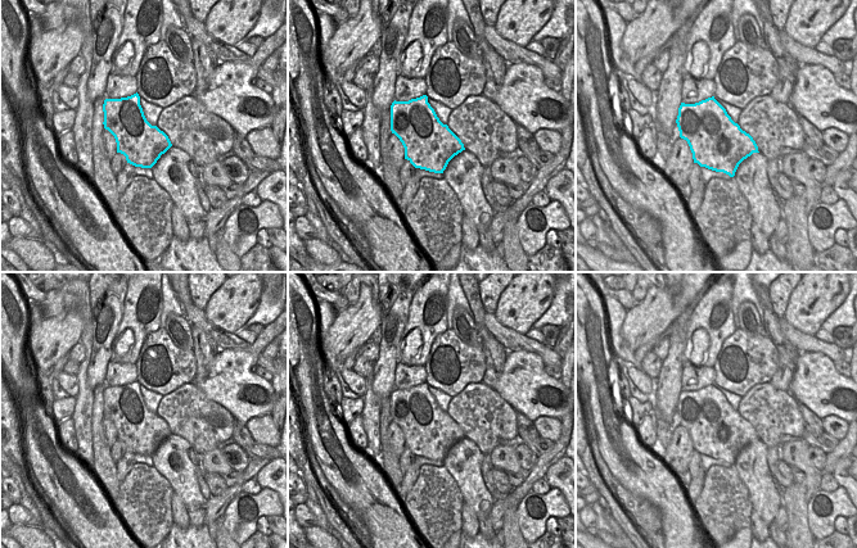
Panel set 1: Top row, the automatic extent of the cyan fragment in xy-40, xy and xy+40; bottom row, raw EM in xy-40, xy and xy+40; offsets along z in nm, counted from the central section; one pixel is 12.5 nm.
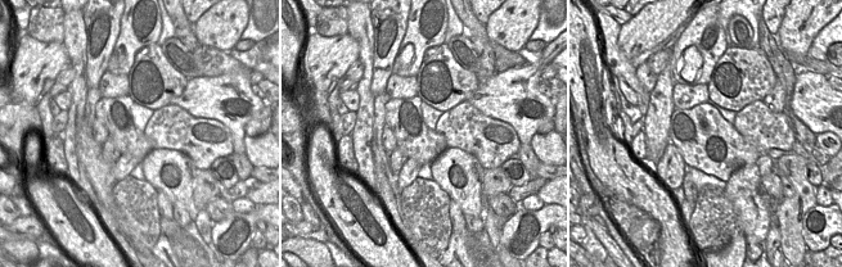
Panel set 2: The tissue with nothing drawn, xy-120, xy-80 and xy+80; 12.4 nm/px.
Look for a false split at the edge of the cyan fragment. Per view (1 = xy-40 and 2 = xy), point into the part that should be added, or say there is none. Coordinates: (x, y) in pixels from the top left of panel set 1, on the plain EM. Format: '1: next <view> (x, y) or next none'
1: next none
2: next none

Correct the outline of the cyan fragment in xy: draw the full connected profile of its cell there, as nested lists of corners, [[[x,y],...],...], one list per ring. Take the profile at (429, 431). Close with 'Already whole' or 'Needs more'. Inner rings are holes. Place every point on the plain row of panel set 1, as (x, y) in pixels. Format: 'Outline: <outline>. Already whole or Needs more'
Outline: [[[423,382],[391,393],[391,418],[405,435],[405,447],[415,456],[443,461],[448,449],[465,438],[461,427],[443,412]]]. Already whole

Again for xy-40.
Outline: [[[137,380],[121,386],[105,386],[103,399],[104,416],[114,424],[117,440],[123,441],[127,450],[152,456],[172,434],[168,424],[146,408]]]. Already whole

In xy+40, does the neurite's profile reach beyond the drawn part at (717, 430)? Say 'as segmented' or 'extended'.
as segmented

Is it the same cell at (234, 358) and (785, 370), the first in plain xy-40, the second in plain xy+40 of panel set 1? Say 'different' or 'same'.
different

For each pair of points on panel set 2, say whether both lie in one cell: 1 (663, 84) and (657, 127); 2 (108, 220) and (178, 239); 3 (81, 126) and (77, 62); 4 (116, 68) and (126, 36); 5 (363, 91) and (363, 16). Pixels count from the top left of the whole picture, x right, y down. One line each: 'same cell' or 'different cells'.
1: same cell
2: different cells
3: different cells
4: same cell
5: same cell

